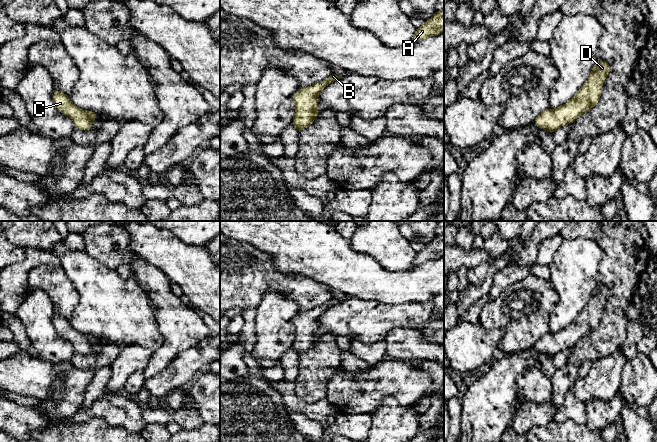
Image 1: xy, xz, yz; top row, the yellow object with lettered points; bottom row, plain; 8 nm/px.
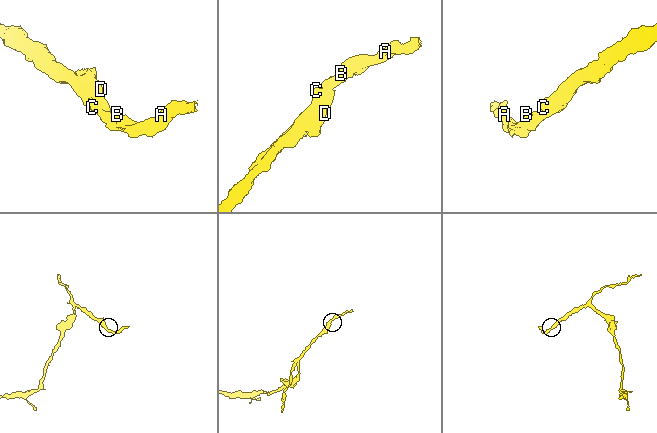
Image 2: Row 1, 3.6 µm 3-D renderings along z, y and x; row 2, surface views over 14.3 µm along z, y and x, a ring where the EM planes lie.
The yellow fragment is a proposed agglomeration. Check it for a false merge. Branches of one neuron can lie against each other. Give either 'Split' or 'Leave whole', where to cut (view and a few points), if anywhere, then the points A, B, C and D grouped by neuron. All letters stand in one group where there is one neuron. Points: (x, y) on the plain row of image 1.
Leave whole. No split. Groups: A B C D

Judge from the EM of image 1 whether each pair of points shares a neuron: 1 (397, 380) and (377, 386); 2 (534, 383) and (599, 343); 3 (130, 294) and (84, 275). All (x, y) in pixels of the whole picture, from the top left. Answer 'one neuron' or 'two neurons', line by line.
1: one neuron
2: two neurons
3: one neuron

